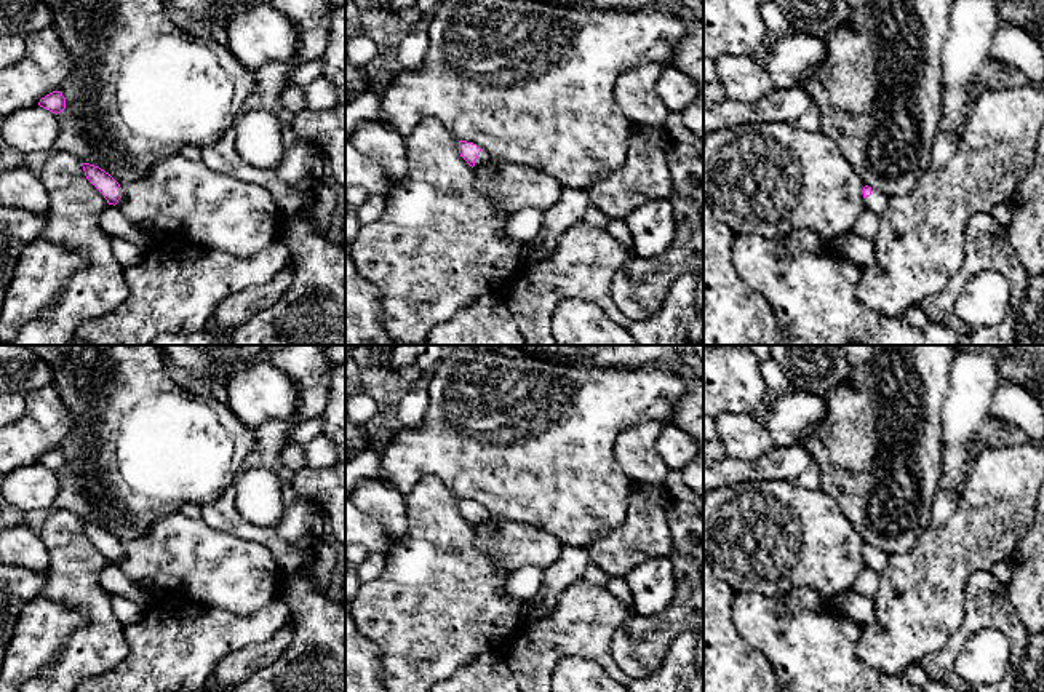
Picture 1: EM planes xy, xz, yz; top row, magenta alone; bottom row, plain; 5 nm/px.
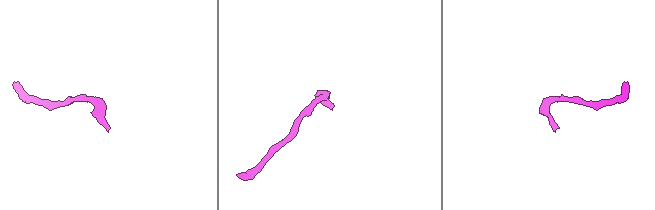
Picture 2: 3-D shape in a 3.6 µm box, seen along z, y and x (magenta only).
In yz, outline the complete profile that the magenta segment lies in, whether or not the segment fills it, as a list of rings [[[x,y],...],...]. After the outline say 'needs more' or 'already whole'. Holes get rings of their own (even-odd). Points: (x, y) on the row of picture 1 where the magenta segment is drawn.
[[[868,185],[863,187],[863,200],[867,209],[875,213],[876,216],[881,216],[887,209],[887,195],[881,190],[871,189]]]; needs more

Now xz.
[[[459,141],[460,157],[473,168],[488,165],[494,157],[473,142]]]; needs more

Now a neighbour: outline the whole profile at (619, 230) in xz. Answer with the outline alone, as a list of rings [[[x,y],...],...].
[[[609,219],[609,225],[608,225],[608,232],[619,240],[620,243],[624,243],[635,256],[635,246],[633,246],[633,238],[630,235],[630,230],[627,227],[627,224],[622,219]]]

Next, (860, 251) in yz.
[[[854,232],[843,233],[831,240],[831,243],[838,254],[852,260],[859,267],[875,262],[873,243],[860,235],[855,235]]]

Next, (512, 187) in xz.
[[[492,158],[488,165],[473,166],[476,190],[507,213],[536,208],[547,211],[563,192],[558,179],[526,165]]]

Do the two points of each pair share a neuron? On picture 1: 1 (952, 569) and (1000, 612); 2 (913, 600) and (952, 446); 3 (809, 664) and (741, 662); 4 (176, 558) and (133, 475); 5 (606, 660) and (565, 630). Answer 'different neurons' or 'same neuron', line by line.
1: different neurons
2: different neurons
3: different neurons
4: different neurons
5: same neuron

